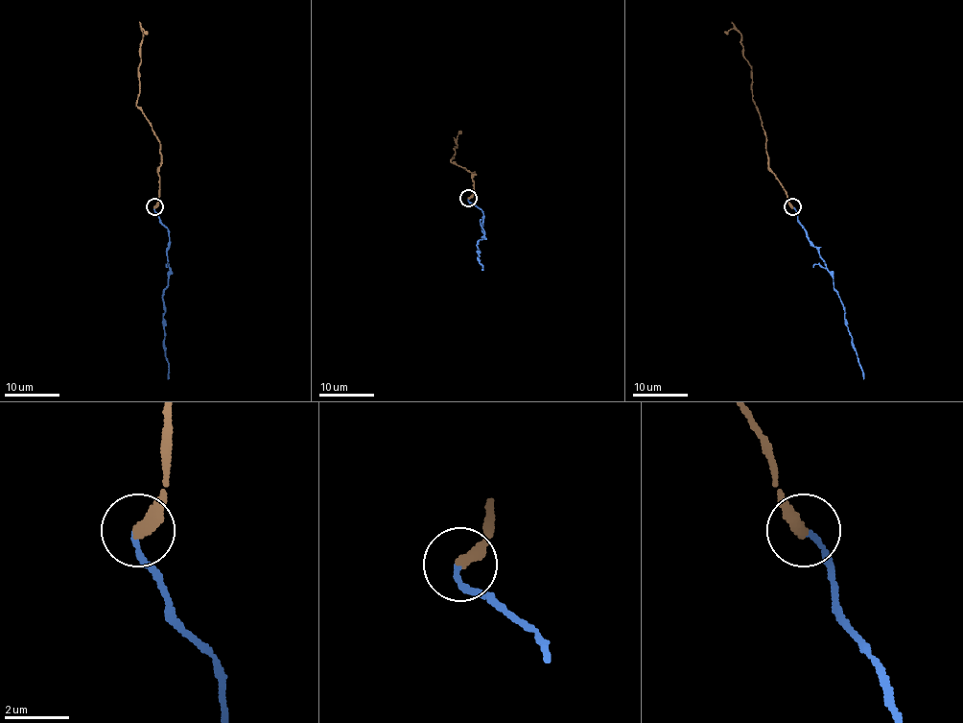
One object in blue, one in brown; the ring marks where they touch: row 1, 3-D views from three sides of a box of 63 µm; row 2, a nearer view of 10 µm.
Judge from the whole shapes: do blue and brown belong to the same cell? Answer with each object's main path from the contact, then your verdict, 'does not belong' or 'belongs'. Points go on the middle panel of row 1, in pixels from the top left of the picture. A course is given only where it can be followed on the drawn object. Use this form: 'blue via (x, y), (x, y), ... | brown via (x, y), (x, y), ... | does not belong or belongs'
blue via (468, 199), (483, 212), (481, 224), (483, 236), (477, 246), (483, 271) | brown via (468, 199), (474, 193), (472, 177), (475, 174), (450, 161), (457, 147), (457, 135), (461, 131) | belongs

